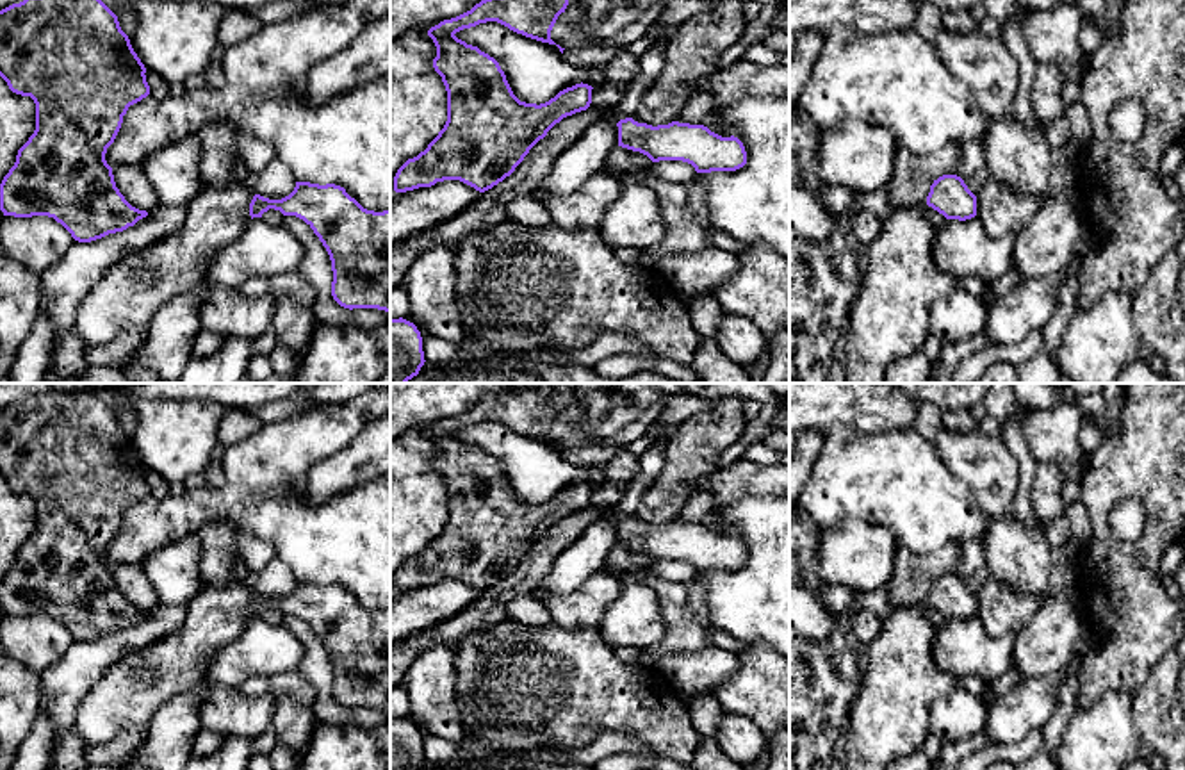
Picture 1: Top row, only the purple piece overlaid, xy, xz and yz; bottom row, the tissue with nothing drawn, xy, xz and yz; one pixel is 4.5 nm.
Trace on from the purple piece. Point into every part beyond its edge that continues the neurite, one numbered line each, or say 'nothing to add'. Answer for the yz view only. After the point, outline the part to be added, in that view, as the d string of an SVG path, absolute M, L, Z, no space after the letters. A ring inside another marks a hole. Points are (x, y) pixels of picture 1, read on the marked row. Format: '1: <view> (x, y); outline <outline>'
nothing to add

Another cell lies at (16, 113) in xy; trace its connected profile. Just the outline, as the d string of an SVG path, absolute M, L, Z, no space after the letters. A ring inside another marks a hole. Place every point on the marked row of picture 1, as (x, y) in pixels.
M0 77L0 184L16 162L18 150L36 130L36 103L16 94Z

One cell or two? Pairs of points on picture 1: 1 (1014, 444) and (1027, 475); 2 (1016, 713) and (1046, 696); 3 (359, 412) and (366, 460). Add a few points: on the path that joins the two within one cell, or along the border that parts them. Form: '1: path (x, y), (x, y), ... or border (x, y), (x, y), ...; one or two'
1: path (1021, 451), (1027, 467); one
2: path (1023, 708), (1039, 696); one
3: border (371, 419), (344, 446), (328, 455); two

